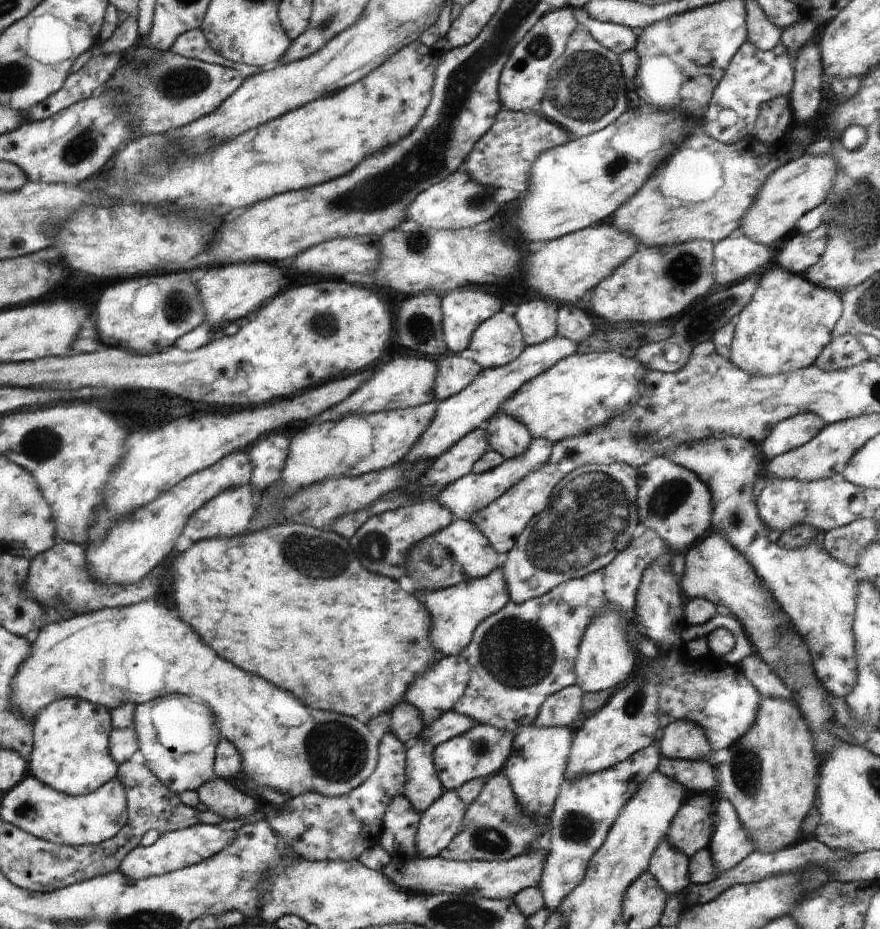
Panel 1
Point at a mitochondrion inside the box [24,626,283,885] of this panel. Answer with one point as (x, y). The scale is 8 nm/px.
(93, 751)

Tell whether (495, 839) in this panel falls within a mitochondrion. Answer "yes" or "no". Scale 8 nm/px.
yes

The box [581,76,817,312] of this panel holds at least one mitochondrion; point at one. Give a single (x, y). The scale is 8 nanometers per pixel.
(687, 268)

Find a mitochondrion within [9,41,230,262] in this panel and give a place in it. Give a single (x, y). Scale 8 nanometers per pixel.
(181, 83)

